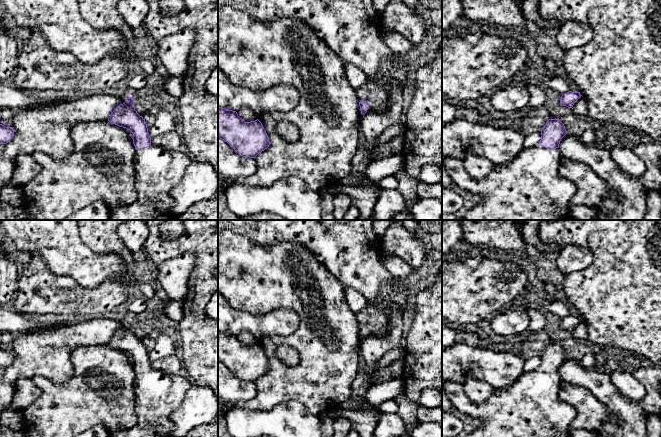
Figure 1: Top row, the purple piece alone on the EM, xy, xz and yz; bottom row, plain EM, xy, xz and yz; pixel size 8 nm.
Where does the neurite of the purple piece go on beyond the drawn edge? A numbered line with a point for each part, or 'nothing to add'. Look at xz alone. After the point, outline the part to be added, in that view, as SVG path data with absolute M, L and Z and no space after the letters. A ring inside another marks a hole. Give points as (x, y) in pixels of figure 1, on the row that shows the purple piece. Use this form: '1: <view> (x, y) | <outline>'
1: xz (376, 92) | M393 52L382 63L377 76L368 77L365 85L355 89L359 102L364 100L369 105L366 113L383 112L387 108L393 81L397 82L402 91L407 86L413 86L414 78L408 71L410 60L405 55Z

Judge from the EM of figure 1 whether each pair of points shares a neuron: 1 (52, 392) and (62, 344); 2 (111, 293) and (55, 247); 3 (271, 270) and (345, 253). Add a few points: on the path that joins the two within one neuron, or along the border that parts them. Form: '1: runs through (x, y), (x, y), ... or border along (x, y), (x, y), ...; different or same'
1: border along (74, 370), (62, 384), (38, 375), (31, 377); different
2: border along (122, 275), (106, 278), (95, 287), (76, 283); different
3: border along (300, 244), (307, 247), (334, 276); different

